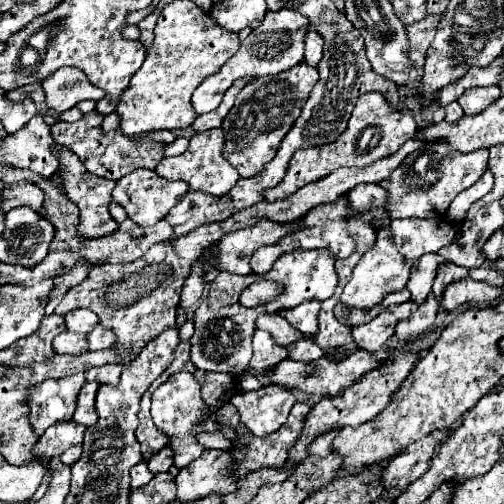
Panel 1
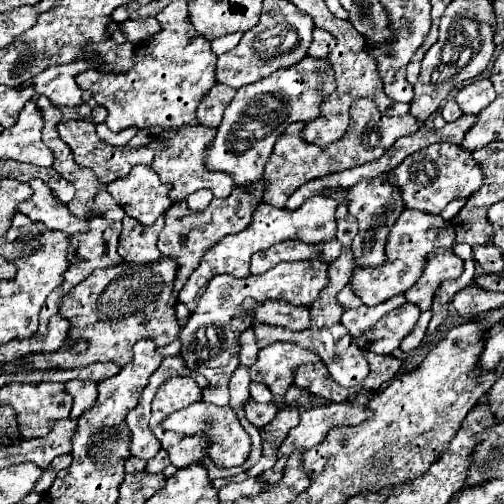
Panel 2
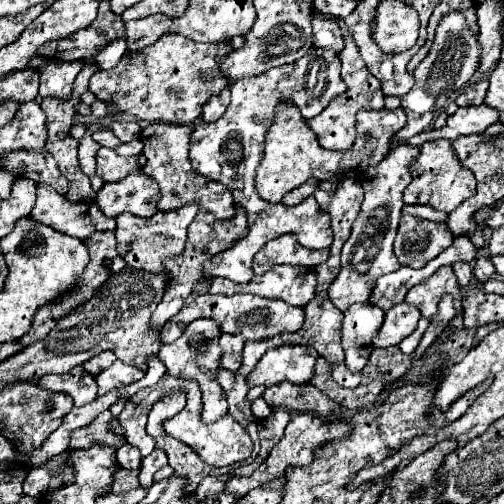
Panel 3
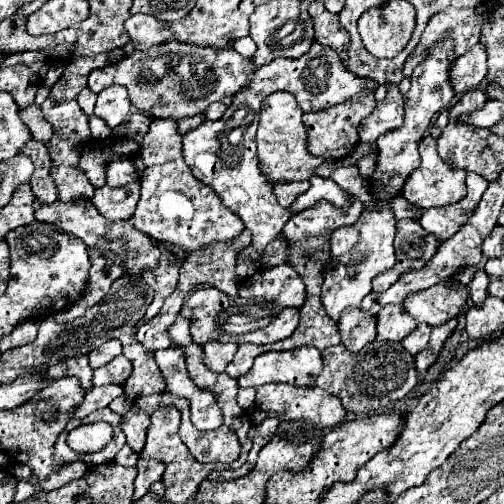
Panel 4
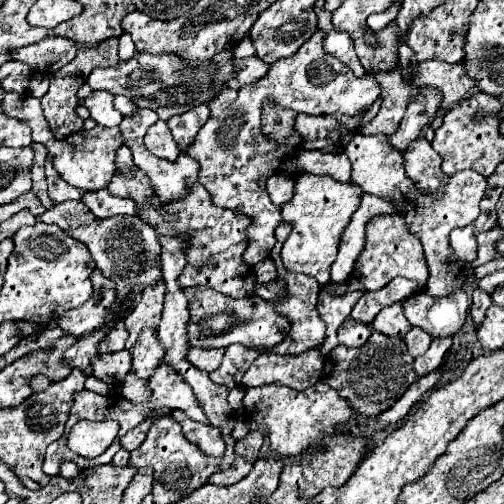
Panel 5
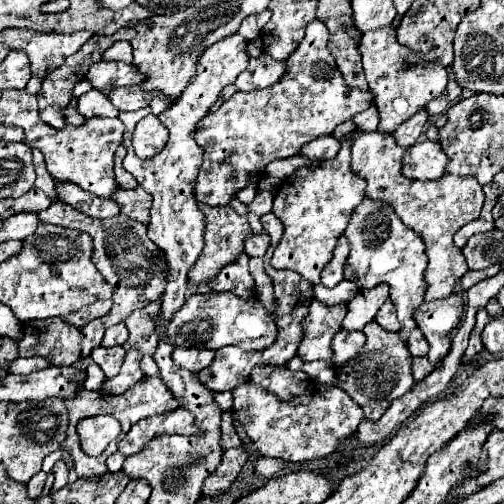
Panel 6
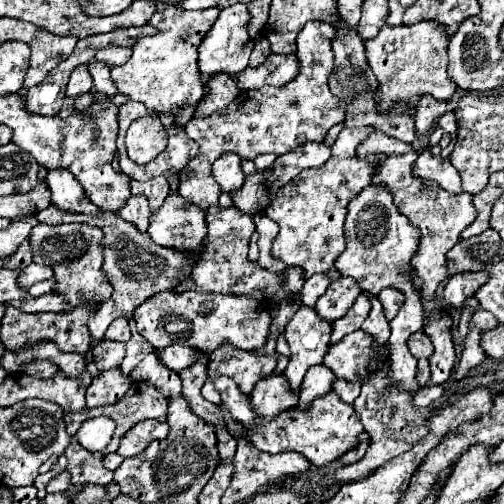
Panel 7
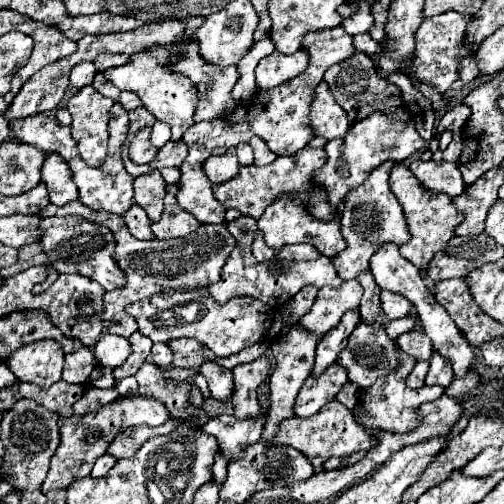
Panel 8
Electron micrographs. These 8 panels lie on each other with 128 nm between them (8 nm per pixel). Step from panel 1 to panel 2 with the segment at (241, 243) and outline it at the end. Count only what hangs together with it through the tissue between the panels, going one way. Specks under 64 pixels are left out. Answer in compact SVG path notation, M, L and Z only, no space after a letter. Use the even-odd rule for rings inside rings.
M328 196L308 198L294 212L288 212L286 208L274 208L270 204L260 204L260 208L252 216L252 224L248 226L248 230L244 230L240 234L226 236L224 240L216 242L202 256L198 268L192 272L192 276L188 278L184 288L180 290L178 302L184 302L184 304L192 302L196 298L196 294L200 292L200 288L206 286L208 280L216 274L232 274L232 276L238 276L238 278L250 276L250 256L258 250L266 250L266 248L270 248L278 242L284 242L284 240L304 240L308 244L318 244L318 242L324 242L324 240L332 240L336 236L336 220L334 220L336 206L338 206L338 200L332 200Z

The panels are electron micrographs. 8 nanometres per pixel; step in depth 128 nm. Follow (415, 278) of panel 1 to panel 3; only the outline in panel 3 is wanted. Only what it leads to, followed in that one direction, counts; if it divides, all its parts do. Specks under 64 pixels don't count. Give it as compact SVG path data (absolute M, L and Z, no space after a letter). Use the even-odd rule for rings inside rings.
M444 266L436 270L428 280L412 286L406 294L406 302L420 308L424 318L432 318L438 312L438 302L444 294L460 296L460 286L456 282L452 266Z

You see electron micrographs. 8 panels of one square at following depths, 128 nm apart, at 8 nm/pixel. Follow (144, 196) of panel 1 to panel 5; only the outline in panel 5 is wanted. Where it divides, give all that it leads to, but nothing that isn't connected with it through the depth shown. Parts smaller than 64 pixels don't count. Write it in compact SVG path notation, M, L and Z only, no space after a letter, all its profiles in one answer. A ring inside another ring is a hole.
M106 188L96 192L86 192L82 202L90 208L90 212L98 218L110 218L110 216L132 216L136 212L136 204L132 198L120 198L112 196Z

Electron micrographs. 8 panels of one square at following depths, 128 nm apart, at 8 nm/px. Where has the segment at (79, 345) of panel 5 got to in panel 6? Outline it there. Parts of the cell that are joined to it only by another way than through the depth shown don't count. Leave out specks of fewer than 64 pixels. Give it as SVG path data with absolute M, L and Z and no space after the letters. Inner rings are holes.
M56 200L48 210L38 214L40 222L48 222L48 224L56 224L56 226L64 226L64 228L72 228L72 230L80 230L92 236L92 262L96 264L98 272L104 276L104 280L112 286L114 294L112 294L112 310L98 318L88 322L80 332L82 332L82 350L80 356L86 358L94 348L100 346L104 330L120 324L128 314L132 314L138 308L144 308L146 304L150 304L152 300L160 298L164 292L164 284L166 284L166 276L164 276L164 260L160 256L160 250L152 244L152 240L146 234L146 224L140 224L132 218L128 218L126 214L118 214L114 218L108 220L98 220L98 218L90 218L86 214L82 214L80 210L72 208L70 204L64 204L60 200Z

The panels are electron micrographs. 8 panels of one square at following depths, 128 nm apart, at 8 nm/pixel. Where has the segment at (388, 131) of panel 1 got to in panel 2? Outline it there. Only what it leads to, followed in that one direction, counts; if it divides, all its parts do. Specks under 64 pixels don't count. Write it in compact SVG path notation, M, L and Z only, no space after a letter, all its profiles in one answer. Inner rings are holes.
M360 98L350 106L350 126L348 132L332 142L326 148L314 146L314 144L304 144L300 140L300 128L304 128L302 122L290 124L288 132L284 132L284 136L280 136L280 140L276 142L276 148L264 168L264 178L268 178L268 186L264 190L264 202L284 208L288 196L300 188L304 182L332 174L332 172L342 172L348 168L356 168L360 164L366 164L370 160L378 160L388 148L394 146L394 142L400 136L408 136L412 132L418 130L418 120L412 114L404 114L404 116L384 116L374 100L370 98Z

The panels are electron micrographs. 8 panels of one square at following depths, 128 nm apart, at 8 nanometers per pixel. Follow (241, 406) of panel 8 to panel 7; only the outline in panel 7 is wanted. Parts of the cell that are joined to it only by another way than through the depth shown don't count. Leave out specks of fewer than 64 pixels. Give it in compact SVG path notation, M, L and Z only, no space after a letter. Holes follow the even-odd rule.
M222 344L220 348L210 352L208 375L228 376L232 378L242 392L252 392L254 384L272 374L278 364L276 356L260 356L254 352L232 348L230 344Z

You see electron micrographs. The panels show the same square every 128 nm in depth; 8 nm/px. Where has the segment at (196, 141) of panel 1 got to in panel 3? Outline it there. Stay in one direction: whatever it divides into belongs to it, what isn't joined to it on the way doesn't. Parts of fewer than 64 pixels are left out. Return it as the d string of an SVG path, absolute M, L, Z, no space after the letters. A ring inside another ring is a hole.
M150 124L148 128L144 128L140 132L140 140L144 142L144 156L148 158L144 172L148 172L148 176L156 178L156 182L160 186L160 194L162 194L158 210L168 212L168 210L176 210L188 202L196 202L200 208L212 212L214 216L232 218L234 198L228 192L228 188L224 184L208 180L192 170L192 164L188 160L192 132L194 132L192 126L180 126L180 124Z

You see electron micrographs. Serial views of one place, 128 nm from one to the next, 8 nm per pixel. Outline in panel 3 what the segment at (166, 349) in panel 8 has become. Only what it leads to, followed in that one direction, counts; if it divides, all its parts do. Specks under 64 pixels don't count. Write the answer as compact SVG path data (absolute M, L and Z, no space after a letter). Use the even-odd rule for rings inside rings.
M222 334L220 336L220 346L224 348L224 356L222 356L222 368L238 372L240 364L242 364L242 348L244 348L244 340L240 336L234 334Z

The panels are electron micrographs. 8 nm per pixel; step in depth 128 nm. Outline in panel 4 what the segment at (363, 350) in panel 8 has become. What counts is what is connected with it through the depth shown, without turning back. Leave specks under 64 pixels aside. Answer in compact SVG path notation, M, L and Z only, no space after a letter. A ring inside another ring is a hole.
M348 308L346 312L342 312L338 328L342 344L356 354L376 338L376 316L360 308Z

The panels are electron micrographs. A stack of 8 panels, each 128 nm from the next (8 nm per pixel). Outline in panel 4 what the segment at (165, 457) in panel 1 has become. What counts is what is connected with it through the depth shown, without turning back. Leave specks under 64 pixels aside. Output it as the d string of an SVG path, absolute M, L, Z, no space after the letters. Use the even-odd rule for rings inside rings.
M140 458L136 468L138 468L138 476L136 476L136 482L134 482L134 500L140 500L150 490L150 486L156 480L160 480L166 466L162 464L162 460L152 460L152 458L144 460L144 458Z

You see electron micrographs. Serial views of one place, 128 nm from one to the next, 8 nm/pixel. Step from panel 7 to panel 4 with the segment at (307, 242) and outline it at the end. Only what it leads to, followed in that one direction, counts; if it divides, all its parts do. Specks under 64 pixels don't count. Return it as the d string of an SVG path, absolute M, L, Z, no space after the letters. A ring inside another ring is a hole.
M312 176L310 178L310 188L296 198L296 202L290 206L290 210L302 212L304 208L312 208L312 204L316 204L318 200L328 200L330 204L336 204L340 208L344 208L344 204L348 204L348 194L330 178L320 178L320 176Z

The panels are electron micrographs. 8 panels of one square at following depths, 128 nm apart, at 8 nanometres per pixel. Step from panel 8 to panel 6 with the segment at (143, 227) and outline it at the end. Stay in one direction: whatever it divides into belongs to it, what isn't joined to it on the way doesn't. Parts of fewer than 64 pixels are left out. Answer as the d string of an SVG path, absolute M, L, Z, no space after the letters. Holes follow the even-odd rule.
M116 188L116 192L112 192L112 200L122 204L124 214L128 214L130 218L134 218L142 224L148 224L150 206L152 206L152 196L148 192L144 192L142 188L136 188L136 190Z

